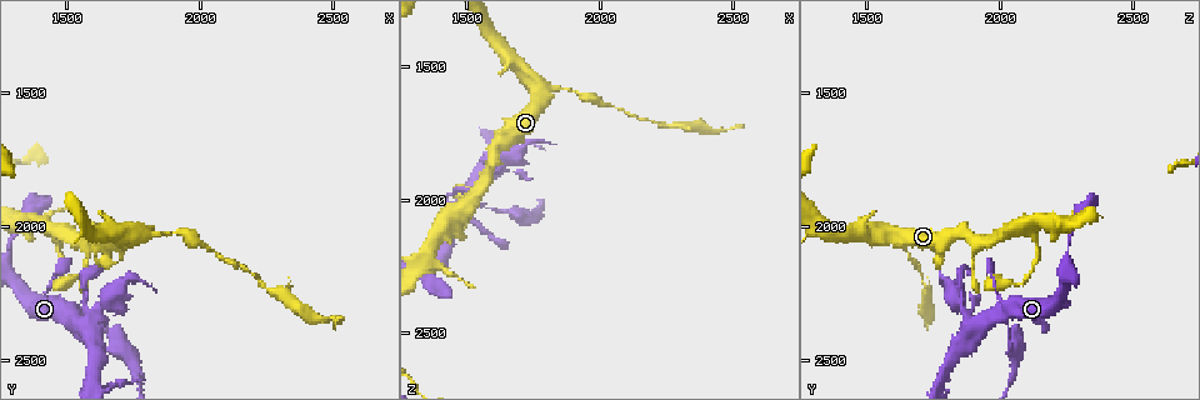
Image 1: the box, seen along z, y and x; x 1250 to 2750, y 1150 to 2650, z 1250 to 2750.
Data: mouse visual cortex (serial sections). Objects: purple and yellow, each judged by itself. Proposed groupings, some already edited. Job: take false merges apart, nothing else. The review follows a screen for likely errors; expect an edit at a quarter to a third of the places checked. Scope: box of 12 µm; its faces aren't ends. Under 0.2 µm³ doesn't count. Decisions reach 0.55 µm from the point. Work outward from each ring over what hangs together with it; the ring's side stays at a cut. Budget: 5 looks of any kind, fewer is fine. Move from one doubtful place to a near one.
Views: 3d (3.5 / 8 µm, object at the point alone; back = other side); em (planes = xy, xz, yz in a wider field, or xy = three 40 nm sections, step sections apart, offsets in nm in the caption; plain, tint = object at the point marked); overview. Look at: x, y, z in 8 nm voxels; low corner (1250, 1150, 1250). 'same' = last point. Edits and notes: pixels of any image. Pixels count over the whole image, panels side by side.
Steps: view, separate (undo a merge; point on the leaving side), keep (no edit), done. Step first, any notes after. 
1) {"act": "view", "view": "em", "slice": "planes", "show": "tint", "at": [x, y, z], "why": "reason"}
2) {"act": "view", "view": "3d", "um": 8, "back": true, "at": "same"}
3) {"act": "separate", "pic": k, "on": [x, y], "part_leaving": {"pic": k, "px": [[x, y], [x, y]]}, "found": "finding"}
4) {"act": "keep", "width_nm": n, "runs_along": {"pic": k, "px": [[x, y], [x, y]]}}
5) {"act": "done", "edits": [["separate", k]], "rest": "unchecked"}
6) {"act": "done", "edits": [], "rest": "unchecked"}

{"act": "view", "view": "3d", "um": 3.5, "back": true, "at": [1820, 2020, 1590], "why": "abrupt turn"}

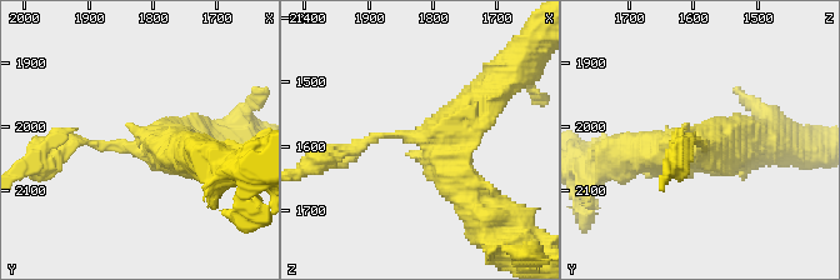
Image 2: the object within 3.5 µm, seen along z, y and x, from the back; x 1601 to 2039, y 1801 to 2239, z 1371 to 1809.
{"act": "view", "view": "em", "slice": "xy", "step": 1, "show": "tint", "at": [1820, 2030, 1585], "arms": 3, "arm_widths_nm": [100, 350, 450], "why": "now the EM"}

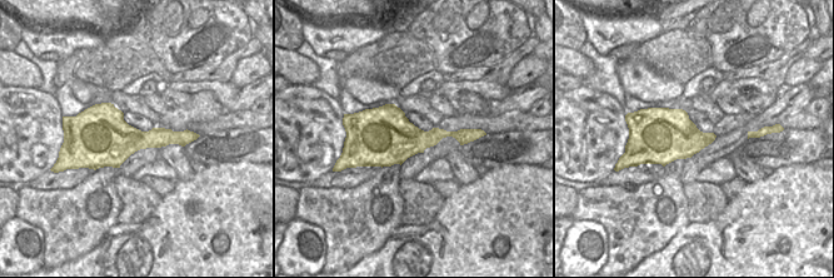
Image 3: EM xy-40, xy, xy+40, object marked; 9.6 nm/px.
{"act": "separate", "pic": 2, "on": [73, 145], "part_leaving": {"pic": 2, "px": [[106, 145], [53, 141], [34, 164]]}, "found": "a second cell is stuck on"}

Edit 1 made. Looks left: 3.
{"act": "view", "view": "3d", "um": 3.5, "at": [1500, 2320, 2000], "why": "branch point"}

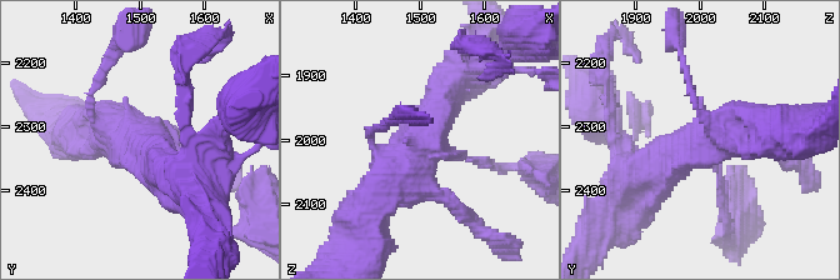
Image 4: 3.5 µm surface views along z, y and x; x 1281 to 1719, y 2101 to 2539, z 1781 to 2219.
{"act": "view", "view": "em", "slice": "xy", "step": 1, "show": "tint", "at": [1505, 2320, 1995], "why": "shape alone is not enough"}

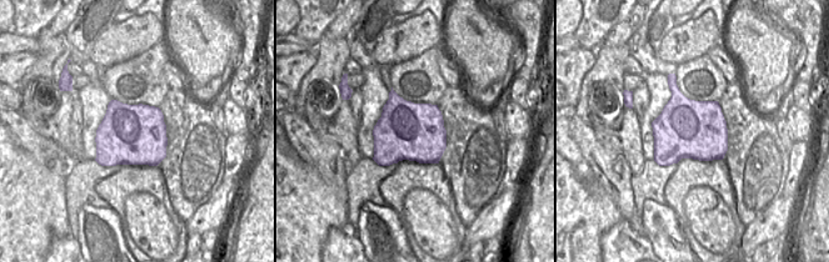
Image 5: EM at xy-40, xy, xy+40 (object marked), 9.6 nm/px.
{"act": "separate", "pic": 4, "on": [721, 193], "part_leaving": {"pic": 4, "px": [[718, 169], [726, 234]]}, "found": "a second cell is stuck on"}

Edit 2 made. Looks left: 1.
{"act": "done", "edits": [["separate", 2], ["separate", 4]], "rest": "unchecked"}

